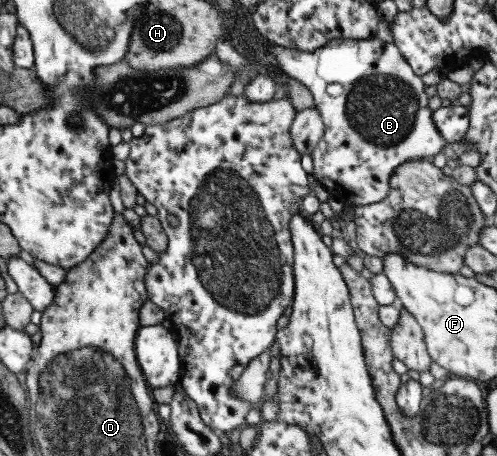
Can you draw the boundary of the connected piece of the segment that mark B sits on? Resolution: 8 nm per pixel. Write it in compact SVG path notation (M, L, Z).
M266 38L263 39L263 44L266 44L267 48L271 46L271 54L275 56L275 60L277 61L277 64L279 64L279 72L285 74L285 77L290 83L301 83L311 93L310 100L321 117L324 129L321 138L317 141L314 149L309 154L311 157L311 164L313 165L313 170L311 170L310 174L314 177L316 183L321 184L326 189L329 197L333 196L333 198L339 200L341 204L349 206L378 203L387 196L390 187L388 185L388 180L389 177L392 176L392 172L397 170L397 166L401 166L405 164L405 162L416 160L427 160L432 162L433 156L446 145L444 152L448 157L451 157L448 149L449 143L442 140L441 135L437 132L437 129L433 124L431 118L432 111L427 107L428 97L423 92L425 86L421 83L419 76L412 72L412 68L407 64L407 61L401 56L398 48L392 42L384 42L377 38L367 40L336 39L327 41L322 47L309 52L277 46L276 44L269 42Z

